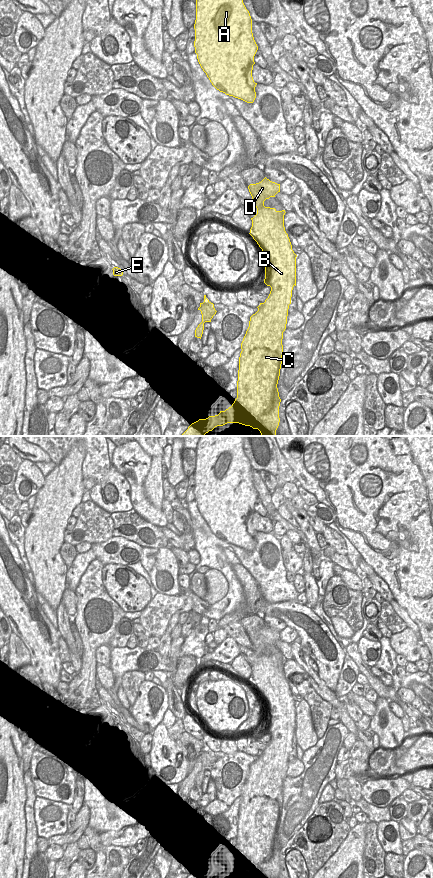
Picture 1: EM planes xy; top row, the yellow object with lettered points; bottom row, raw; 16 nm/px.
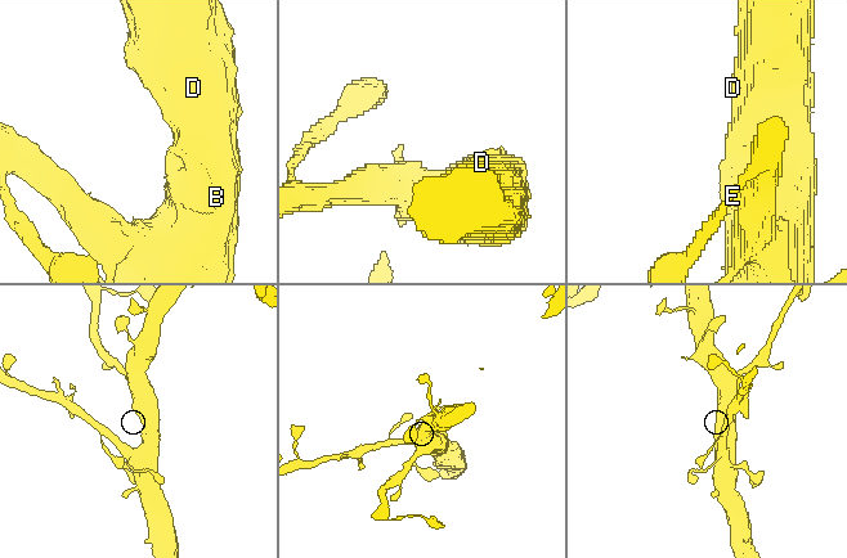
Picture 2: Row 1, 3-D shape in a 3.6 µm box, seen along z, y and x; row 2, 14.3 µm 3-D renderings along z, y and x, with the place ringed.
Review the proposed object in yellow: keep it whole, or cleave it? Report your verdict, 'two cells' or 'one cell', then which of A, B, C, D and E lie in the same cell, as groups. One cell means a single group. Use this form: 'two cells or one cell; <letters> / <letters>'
one cell; A B C D E

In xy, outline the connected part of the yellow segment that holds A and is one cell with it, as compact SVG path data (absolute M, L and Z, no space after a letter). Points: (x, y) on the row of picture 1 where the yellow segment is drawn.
M196 0L195 53L212 85L226 95L253 103L257 83L252 77L258 46L252 33L252 19L243 0Z

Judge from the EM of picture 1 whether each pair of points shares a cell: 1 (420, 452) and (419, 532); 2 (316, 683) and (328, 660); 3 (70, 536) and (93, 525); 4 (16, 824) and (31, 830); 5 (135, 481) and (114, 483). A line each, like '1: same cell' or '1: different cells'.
1: same cell
2: different cells
3: same cell
4: different cells
5: different cells

